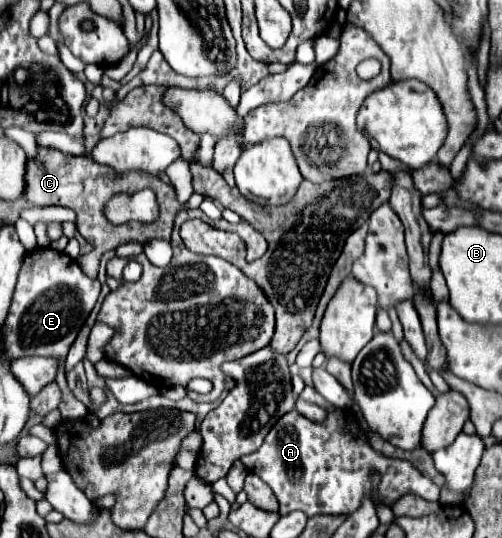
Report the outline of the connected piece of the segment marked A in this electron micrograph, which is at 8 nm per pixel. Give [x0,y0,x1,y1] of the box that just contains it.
[241,410,439,516]

